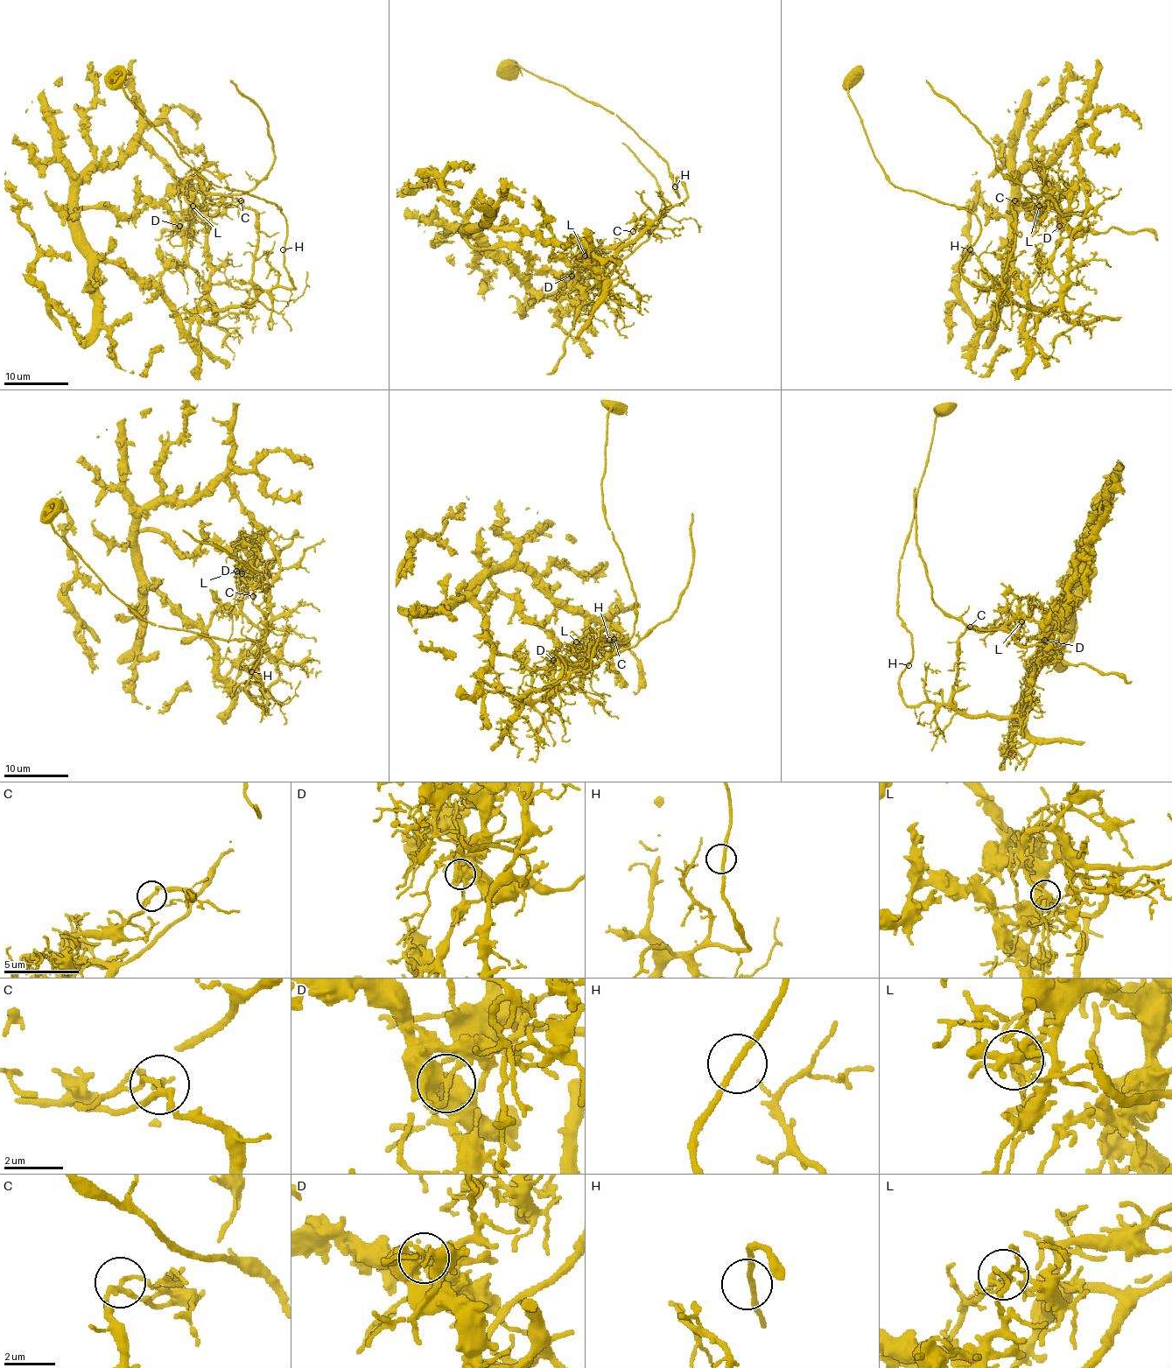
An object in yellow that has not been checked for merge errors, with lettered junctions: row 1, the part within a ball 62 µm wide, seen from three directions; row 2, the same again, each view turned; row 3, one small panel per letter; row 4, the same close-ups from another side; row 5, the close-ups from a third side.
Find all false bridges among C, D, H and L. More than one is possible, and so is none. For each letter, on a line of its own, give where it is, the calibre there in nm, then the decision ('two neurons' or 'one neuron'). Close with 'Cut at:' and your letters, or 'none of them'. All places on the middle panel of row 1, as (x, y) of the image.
C: place (633, 231); calibre 180 nm; two neurons
D: place (571, 276); calibre 420 nm; two neurons
H: place (675, 186); calibre 180 nm; one neuron
L: place (585, 256); calibre 190 nm; one neuron
Cut at: C, D

